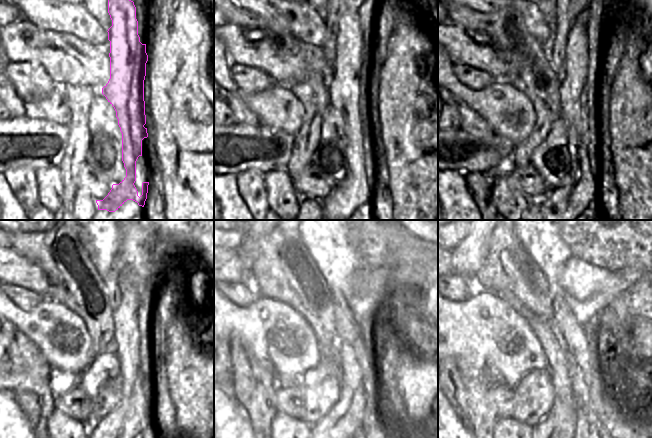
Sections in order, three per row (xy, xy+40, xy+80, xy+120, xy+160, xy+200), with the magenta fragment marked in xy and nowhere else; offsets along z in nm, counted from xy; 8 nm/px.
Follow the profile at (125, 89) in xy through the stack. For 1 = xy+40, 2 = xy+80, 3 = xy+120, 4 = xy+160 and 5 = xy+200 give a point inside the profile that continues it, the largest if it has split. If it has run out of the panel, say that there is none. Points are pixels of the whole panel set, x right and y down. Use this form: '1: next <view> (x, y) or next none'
1: next xy+40 (350, 88)
2: next xy+80 (579, 91)
3: next xy+120 (124, 423)
4: next xy+160 (344, 421)
5: next xy+200 (548, 423)

